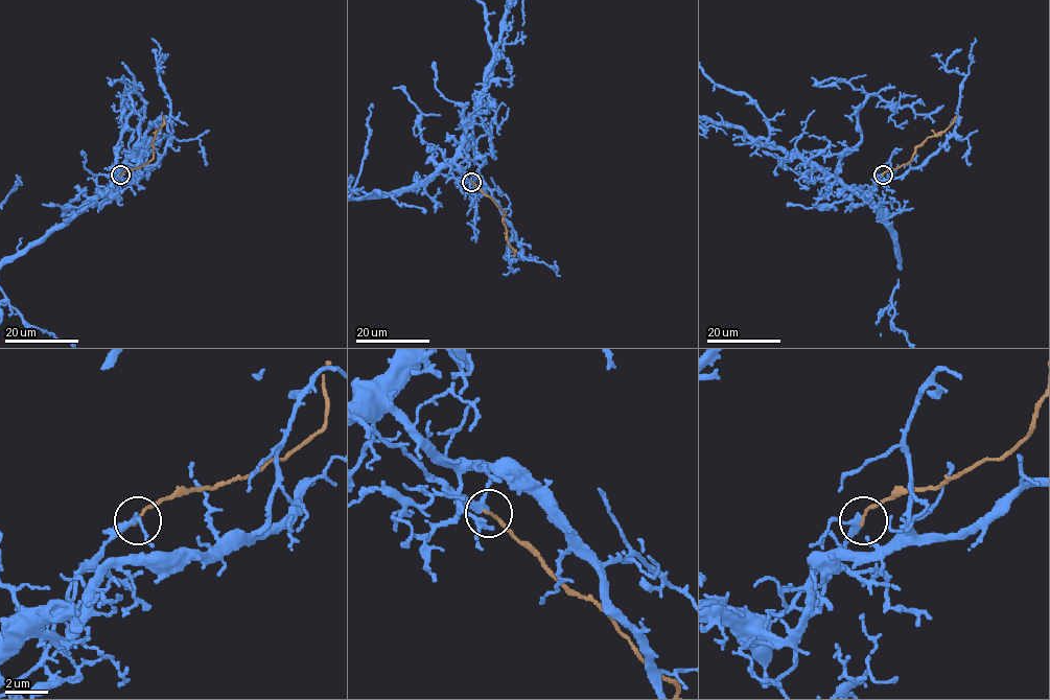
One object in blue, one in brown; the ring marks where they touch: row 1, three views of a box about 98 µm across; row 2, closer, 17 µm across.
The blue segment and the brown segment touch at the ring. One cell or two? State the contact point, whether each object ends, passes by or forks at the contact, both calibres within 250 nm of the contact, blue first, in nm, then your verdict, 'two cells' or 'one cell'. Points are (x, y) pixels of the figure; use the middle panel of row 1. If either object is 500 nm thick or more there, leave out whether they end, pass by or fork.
(471, 182) | blue passes by | brown ends | 240/130 nm | one cell

